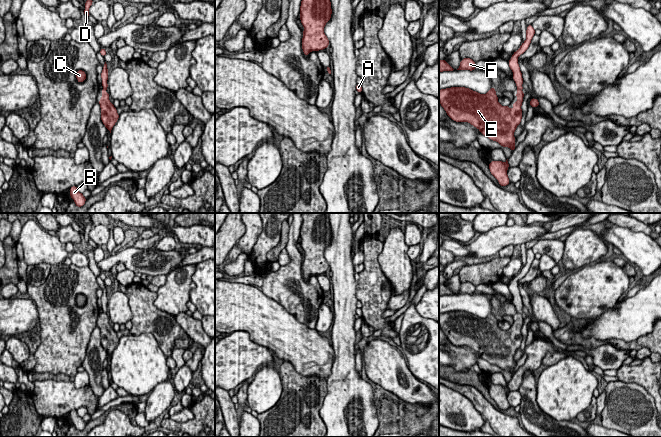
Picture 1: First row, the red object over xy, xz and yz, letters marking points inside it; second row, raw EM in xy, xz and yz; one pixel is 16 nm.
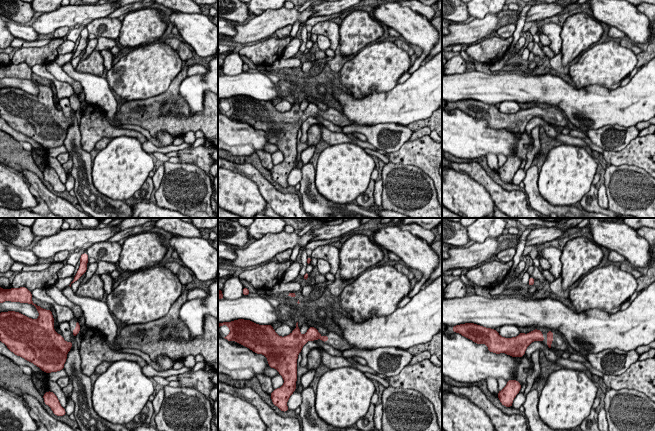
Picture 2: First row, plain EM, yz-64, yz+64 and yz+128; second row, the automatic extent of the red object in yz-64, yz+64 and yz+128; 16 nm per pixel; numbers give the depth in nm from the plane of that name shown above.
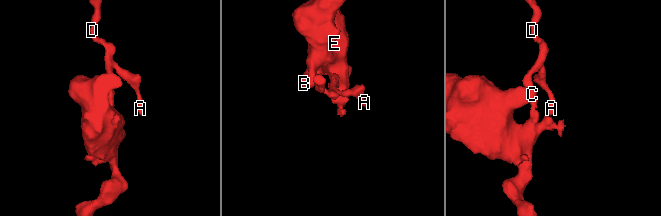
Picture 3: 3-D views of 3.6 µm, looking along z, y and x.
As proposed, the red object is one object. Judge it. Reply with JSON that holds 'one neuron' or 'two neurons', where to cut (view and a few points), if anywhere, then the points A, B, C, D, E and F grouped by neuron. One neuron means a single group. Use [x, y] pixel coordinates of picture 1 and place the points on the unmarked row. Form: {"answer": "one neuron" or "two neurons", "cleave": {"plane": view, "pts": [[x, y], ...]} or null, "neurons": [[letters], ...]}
{"answer": "two neurons", "cleave": {"plane": "xy", "pts": [[103, 312], [105, 313]]}, "neurons": [["A", "D"], ["B", "C", "E", "F"]]}

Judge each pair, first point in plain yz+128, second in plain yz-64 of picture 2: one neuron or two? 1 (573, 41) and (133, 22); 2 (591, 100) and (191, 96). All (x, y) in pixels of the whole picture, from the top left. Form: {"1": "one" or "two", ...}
{"1": "one", "2": "one"}

